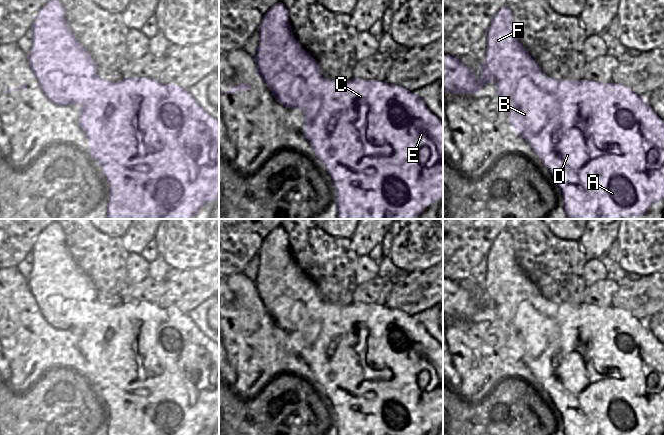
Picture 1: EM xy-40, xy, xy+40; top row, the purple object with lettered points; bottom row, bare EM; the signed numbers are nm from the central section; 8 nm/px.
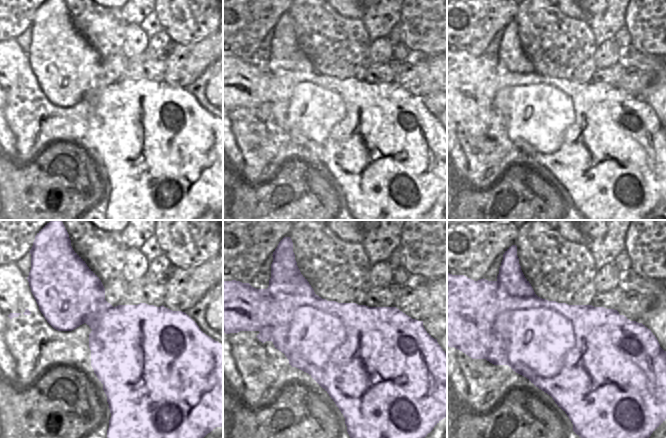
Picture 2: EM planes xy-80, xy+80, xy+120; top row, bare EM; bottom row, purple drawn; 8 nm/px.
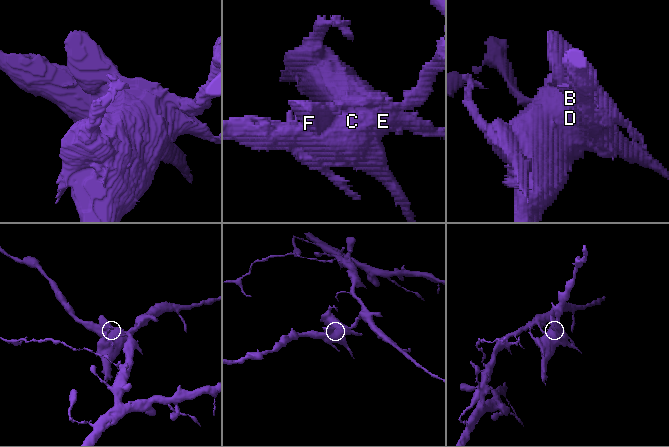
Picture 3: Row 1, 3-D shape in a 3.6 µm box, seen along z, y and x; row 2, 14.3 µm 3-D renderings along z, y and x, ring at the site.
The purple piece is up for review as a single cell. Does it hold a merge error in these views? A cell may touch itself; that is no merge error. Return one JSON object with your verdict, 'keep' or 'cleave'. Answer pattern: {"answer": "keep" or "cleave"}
{"answer": "cleave"}

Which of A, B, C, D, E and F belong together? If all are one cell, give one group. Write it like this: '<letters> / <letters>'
A B C D / E F

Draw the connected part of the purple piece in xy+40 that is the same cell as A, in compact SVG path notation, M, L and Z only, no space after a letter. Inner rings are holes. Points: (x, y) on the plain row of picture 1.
M443 278L443 314L446 316L450 316L452 318L476 318L481 314L484 308L493 305L495 310L497 311L497 319L499 322L509 331L509 347L515 353L517 358L524 362L533 376L537 379L539 384L549 393L551 399L555 403L557 410L560 412L560 416L563 420L563 433L564 435L647 435L648 432L651 431L652 428L664 423L664 385L661 387L661 393L658 396L654 396L653 400L640 400L636 396L634 396L629 391L629 381L622 380L619 375L621 372L616 368L613 369L614 373L610 374L609 369L600 366L598 357L600 354L608 354L615 358L614 353L617 351L617 345L622 340L630 340L632 338L638 338L639 341L646 346L656 346L659 341L653 335L651 330L645 325L643 320L638 320L634 316L631 315L630 312L622 309L622 308L614 308L612 306L608 306L606 308L600 308L598 306L592 306L590 304L582 303L582 304L556 304L554 302L547 301L547 314L540 312L530 302L522 302L518 306L498 306L496 302L493 302L489 294L487 293L485 286L481 286L481 302L476 303L473 299L473 295L470 294L467 290L461 287L459 282L454 282L448 278ZM590 346L595 347L595 351L593 353L594 361L591 361L588 365L585 363L585 356L582 354L586 352Z

